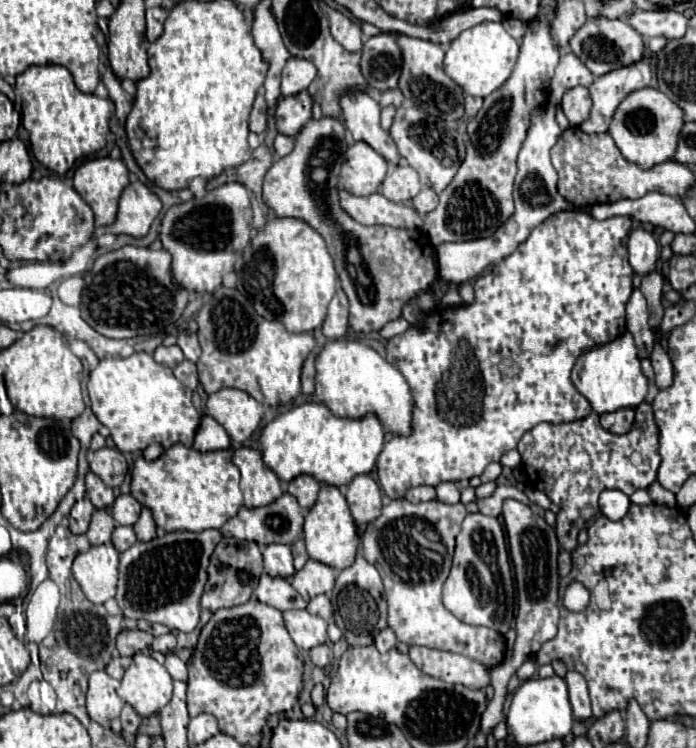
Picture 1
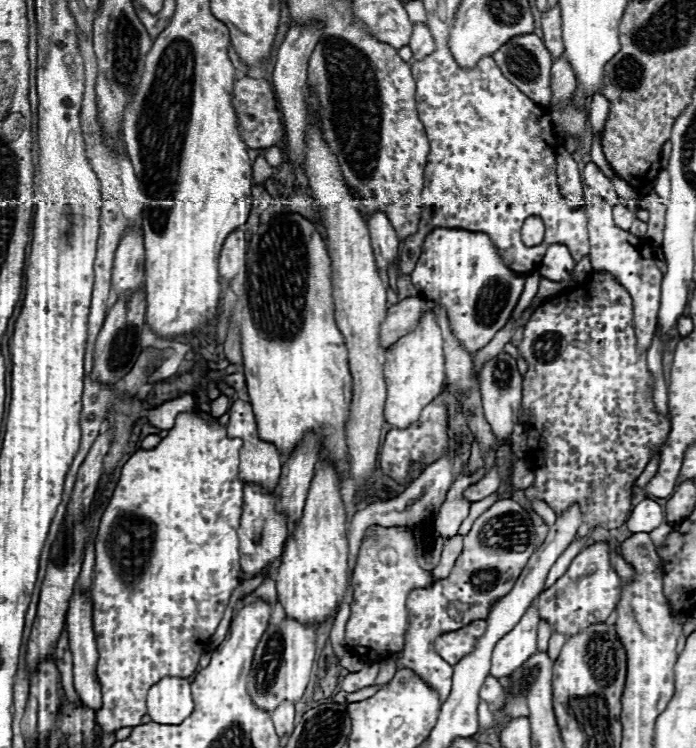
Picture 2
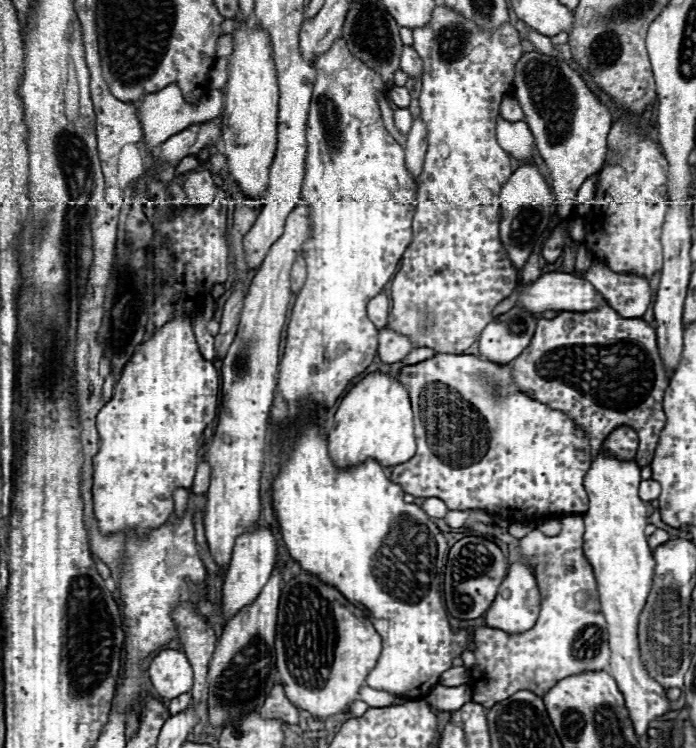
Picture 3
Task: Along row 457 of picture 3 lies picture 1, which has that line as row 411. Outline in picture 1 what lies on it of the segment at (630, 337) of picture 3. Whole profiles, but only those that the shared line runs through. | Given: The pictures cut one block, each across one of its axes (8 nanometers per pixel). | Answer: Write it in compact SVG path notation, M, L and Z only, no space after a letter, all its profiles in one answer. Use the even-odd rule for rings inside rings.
M642 402L636 408L636 420L626 434L604 430L600 426L598 414L592 412L590 416L574 422L542 422L520 438L518 452L522 456L526 474L536 474L536 486L542 488L546 496L562 508L556 516L556 534L564 550L574 550L578 546L579 531L584 529L586 520L600 514L598 496L602 490L618 488L630 496L638 488L648 488L652 482L656 482L656 474L662 462L658 454L658 438L660 432L654 420L652 404L648 402Z

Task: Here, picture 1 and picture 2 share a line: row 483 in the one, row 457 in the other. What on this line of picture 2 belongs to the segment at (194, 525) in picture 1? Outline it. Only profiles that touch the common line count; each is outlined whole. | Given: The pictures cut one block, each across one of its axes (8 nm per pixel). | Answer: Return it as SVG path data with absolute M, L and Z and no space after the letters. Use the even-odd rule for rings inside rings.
M198 412L180 414L176 418L174 428L168 432L168 436L152 450L138 450L124 466L122 474L118 478L118 484L114 488L114 494L108 502L108 508L102 514L98 532L96 532L96 562L92 572L92 600L94 600L94 632L98 640L98 654L100 660L96 664L98 682L102 686L102 708L96 712L98 724L102 732L118 732L120 728L132 728L138 726L142 716L146 714L146 692L154 682L158 682L164 676L180 676L188 678L196 672L198 660L210 640L210 636L216 632L224 610L230 602L232 592L240 584L240 564L238 564L238 522L242 516L242 482L238 480L238 452L242 448L242 440L234 438L230 440L226 436L226 428L218 424L206 424Z

